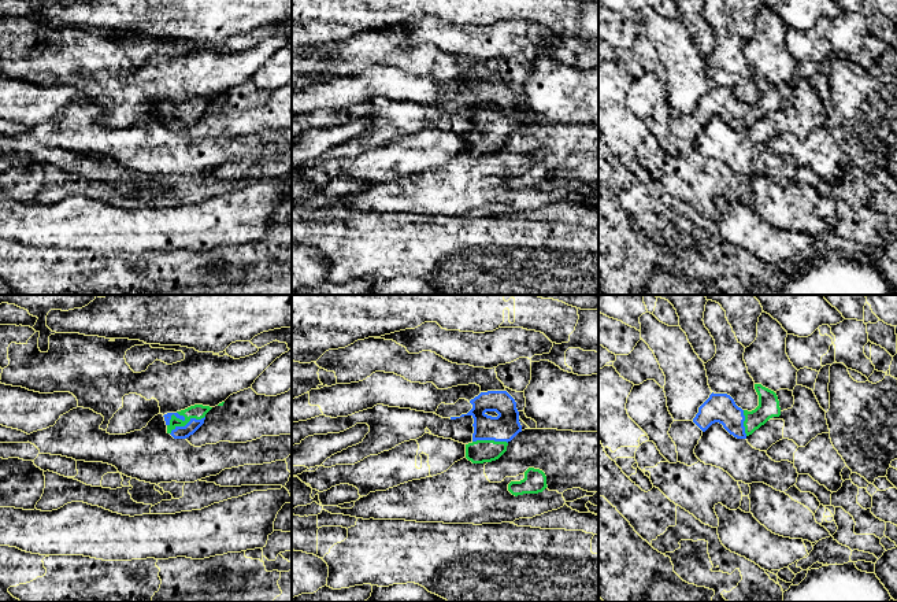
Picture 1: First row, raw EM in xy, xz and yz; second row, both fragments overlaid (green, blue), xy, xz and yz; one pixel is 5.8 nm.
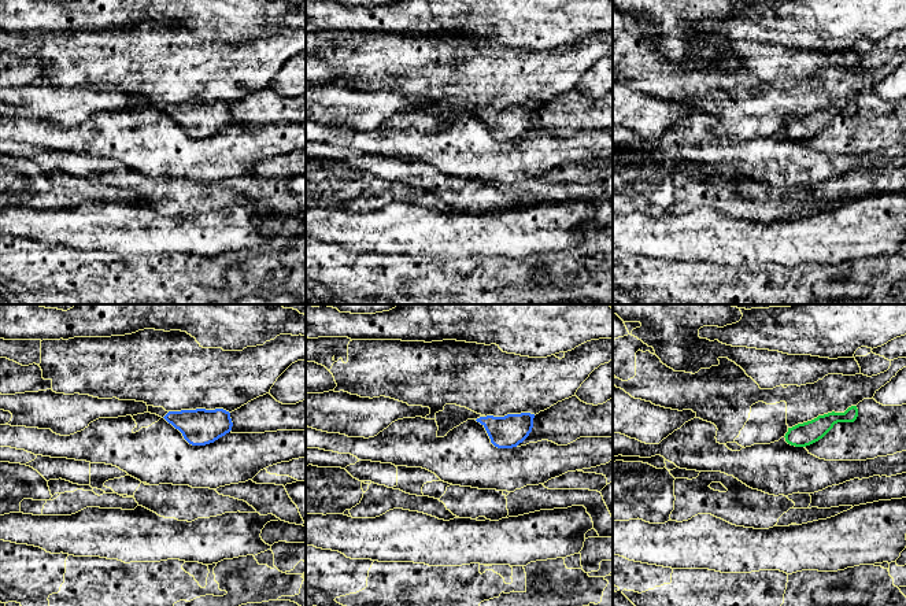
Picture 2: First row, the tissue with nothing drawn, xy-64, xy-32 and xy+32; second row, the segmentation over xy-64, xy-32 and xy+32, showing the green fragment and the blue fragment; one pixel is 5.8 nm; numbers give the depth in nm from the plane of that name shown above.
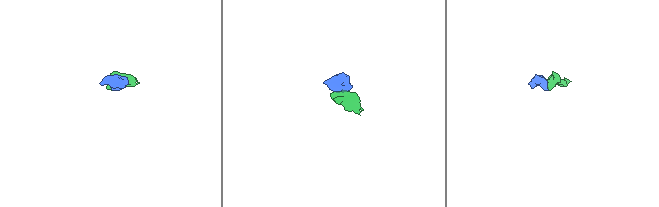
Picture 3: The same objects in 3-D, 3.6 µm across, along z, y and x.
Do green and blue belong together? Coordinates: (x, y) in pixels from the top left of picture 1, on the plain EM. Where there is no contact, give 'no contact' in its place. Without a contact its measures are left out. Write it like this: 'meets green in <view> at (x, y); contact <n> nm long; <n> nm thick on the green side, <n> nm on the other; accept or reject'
meets green in xy at (186, 115); contact 240 nm long; 90 nm thick on the green side, 80 nm on the other; accept

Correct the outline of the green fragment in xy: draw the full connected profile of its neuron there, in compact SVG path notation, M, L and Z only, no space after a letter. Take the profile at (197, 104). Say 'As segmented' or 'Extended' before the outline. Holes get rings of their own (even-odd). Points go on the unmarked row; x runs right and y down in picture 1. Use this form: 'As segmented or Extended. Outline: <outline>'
Extended. Outline: M194 97L177 106L164 107L167 126L174 132L189 130L204 117L205 107L211 101L210 99Z

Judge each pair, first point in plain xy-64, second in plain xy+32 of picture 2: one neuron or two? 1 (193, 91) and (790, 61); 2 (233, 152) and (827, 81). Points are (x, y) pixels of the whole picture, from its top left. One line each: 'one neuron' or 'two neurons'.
1: two neurons
2: two neurons

